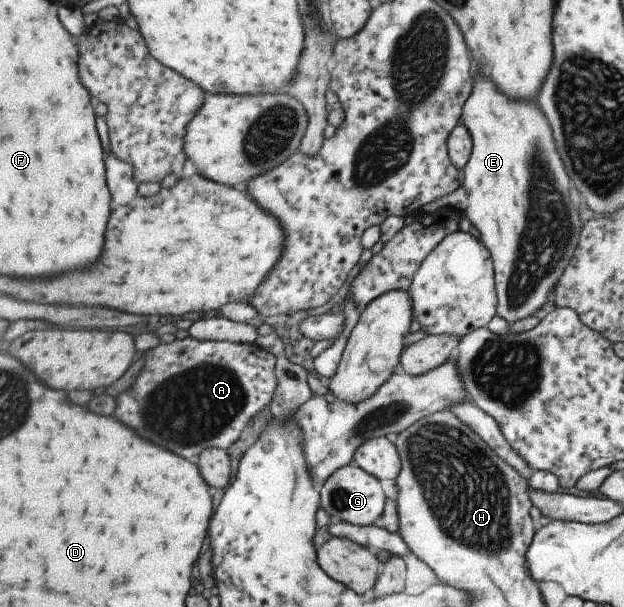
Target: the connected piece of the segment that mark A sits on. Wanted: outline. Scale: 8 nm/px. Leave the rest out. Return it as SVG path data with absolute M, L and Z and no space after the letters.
M186 337L170 344L158 345L139 354L142 368L126 391L118 396L116 416L134 426L138 434L197 461L207 449L232 446L246 424L264 408L269 408L278 390L277 358L258 344L236 344L228 341L201 340Z

